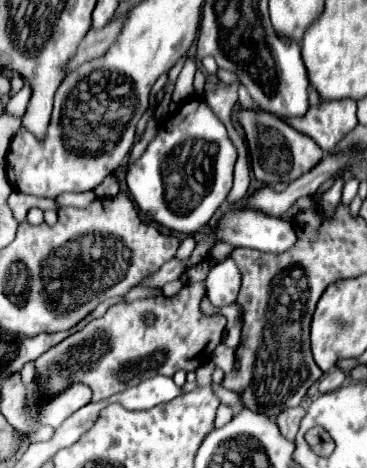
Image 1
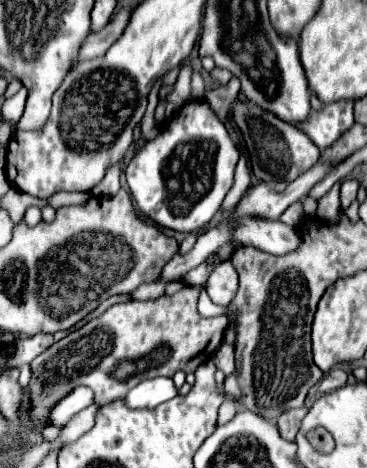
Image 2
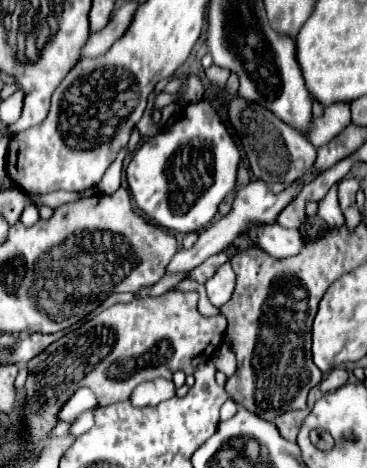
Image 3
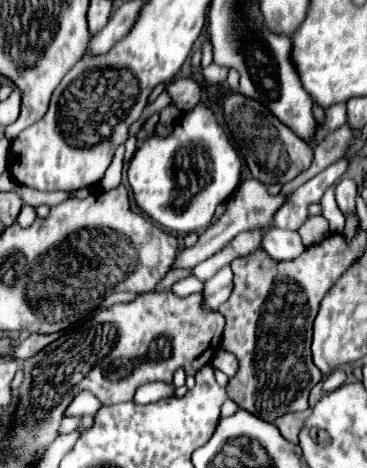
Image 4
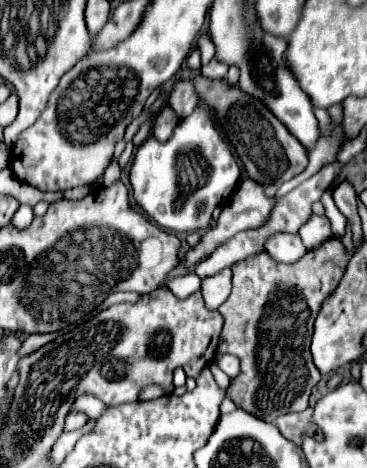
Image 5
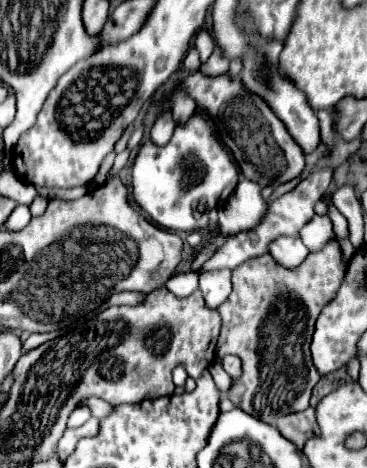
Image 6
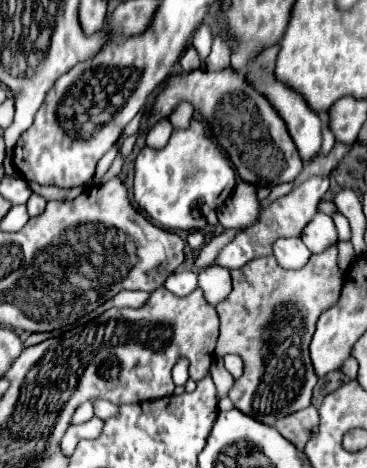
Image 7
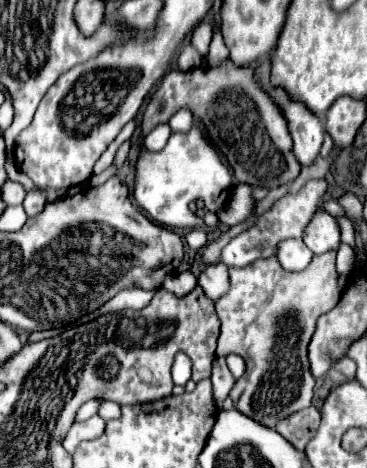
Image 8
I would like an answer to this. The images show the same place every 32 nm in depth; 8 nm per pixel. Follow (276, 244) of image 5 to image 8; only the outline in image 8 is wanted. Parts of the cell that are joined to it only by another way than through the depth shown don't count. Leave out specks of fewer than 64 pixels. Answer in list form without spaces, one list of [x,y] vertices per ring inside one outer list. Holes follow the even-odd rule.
[[[296,238],[282,240],[278,244],[278,252],[276,252],[276,258],[282,264],[282,268],[292,270],[292,272],[304,270],[310,264],[312,256],[314,254],[308,250],[308,246],[302,240],[296,240]]]

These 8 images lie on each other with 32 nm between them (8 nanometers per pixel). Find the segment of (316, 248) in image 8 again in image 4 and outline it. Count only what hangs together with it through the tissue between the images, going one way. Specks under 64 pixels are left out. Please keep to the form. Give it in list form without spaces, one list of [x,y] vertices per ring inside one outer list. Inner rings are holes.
[[[310,216],[302,226],[300,226],[300,236],[304,240],[306,246],[312,246],[312,244],[318,244],[324,236],[330,234],[330,228],[328,228],[328,222],[322,218],[322,216]]]

